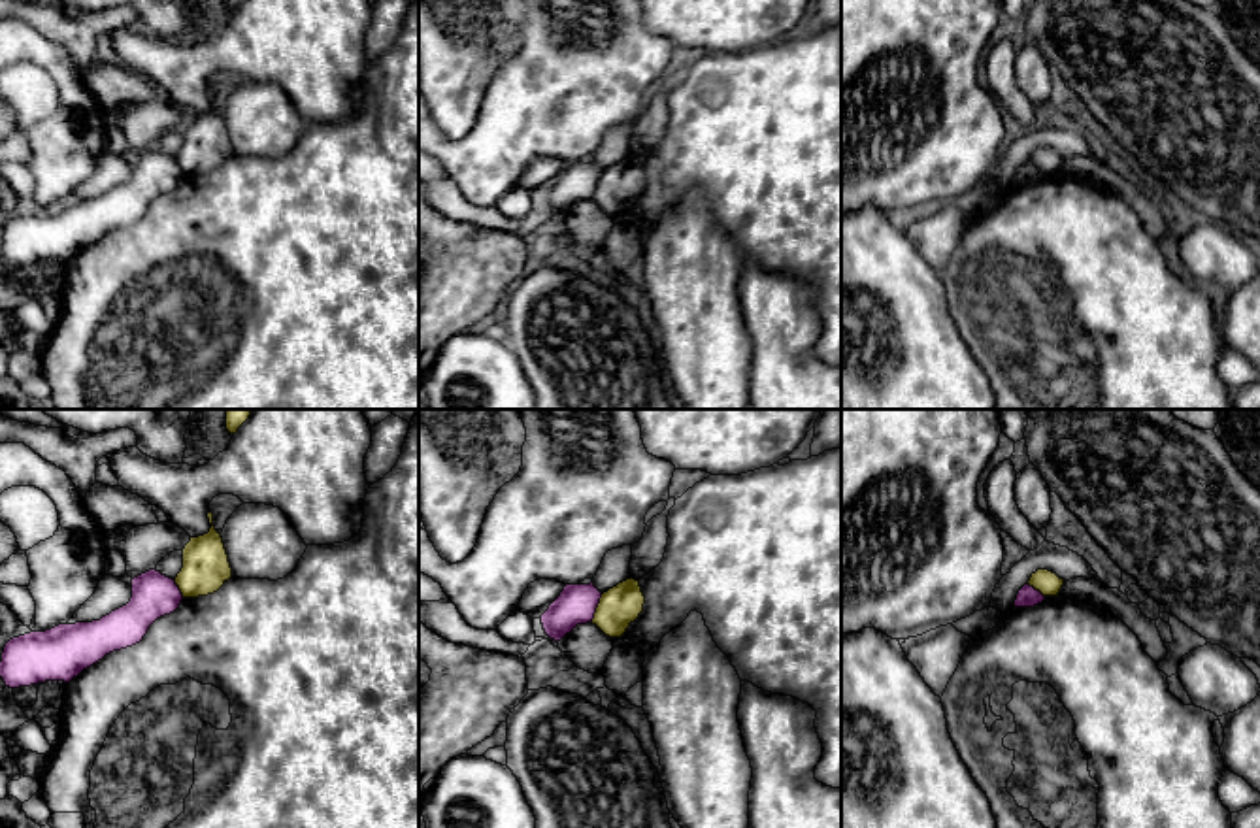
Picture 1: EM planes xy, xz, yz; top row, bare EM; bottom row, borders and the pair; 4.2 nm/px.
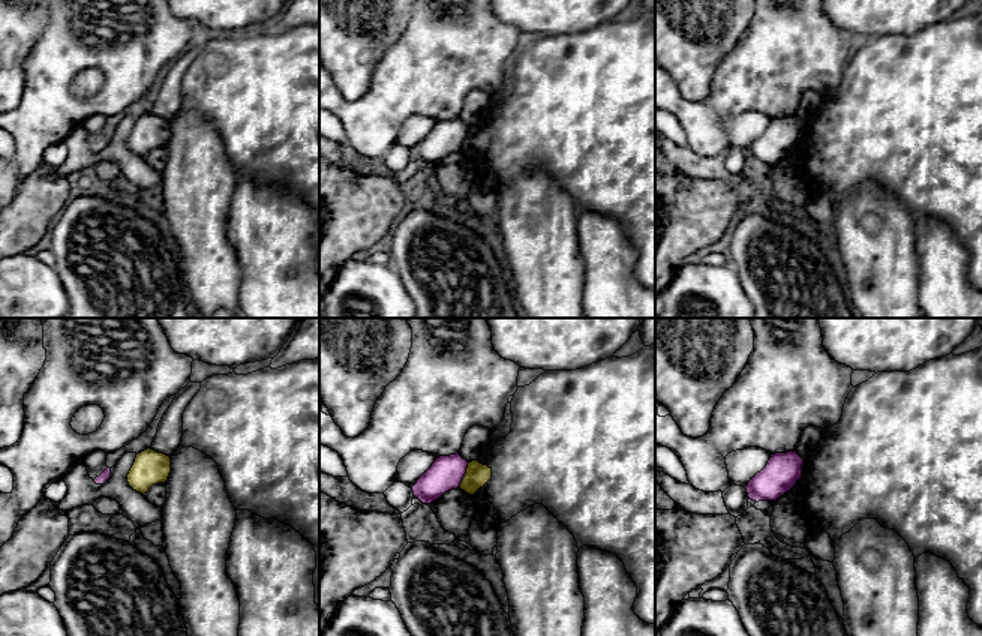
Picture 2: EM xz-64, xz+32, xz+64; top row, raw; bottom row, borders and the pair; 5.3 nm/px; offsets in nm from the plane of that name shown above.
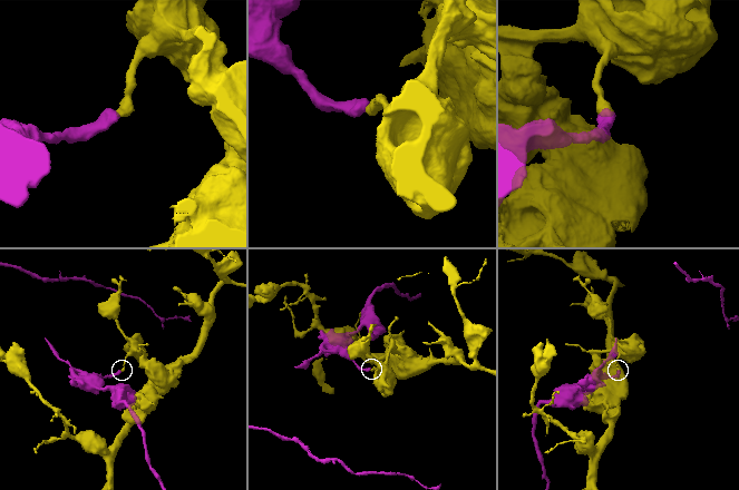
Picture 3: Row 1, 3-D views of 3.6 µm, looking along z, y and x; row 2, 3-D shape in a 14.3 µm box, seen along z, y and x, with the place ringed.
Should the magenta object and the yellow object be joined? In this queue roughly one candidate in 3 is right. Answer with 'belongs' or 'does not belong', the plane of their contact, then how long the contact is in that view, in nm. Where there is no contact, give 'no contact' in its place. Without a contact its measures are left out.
does not belong; meets magenta in xz; contact 130 nm long

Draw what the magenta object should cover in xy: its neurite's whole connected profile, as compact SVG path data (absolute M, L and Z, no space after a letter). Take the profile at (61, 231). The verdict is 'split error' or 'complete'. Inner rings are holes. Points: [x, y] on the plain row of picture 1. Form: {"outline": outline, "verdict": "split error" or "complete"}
{"outline": "M149 147L132 157L130 179L100 198L58 202L9 217L0 255L9 266L45 258L70 260L106 232L140 221L149 204L174 190L181 177L174 157Z", "verdict": "complete"}

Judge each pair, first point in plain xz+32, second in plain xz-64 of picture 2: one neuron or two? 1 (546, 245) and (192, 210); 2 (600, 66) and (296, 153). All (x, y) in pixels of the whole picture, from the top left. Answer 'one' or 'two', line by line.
1: one
2: one

